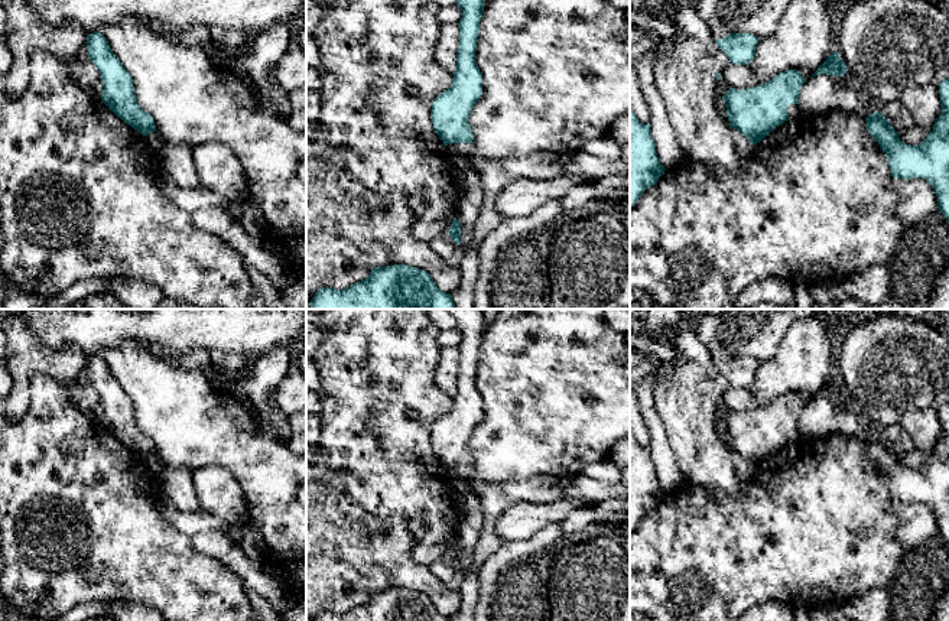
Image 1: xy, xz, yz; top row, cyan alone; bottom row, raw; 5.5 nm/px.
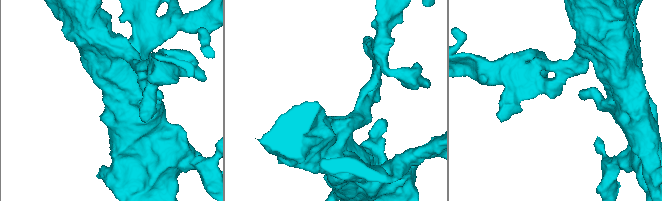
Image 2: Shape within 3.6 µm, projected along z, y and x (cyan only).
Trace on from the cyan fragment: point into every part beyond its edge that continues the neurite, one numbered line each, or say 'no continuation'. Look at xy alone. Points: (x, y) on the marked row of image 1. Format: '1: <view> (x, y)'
no continuation

